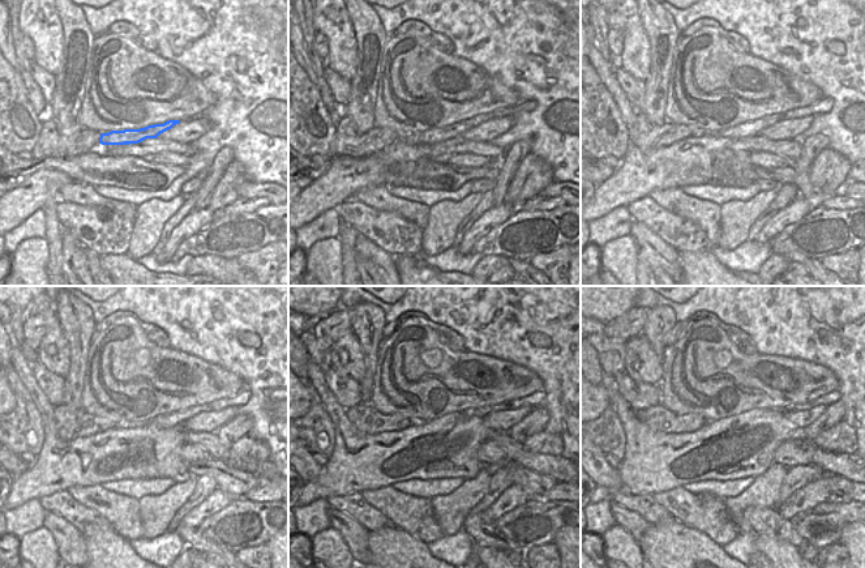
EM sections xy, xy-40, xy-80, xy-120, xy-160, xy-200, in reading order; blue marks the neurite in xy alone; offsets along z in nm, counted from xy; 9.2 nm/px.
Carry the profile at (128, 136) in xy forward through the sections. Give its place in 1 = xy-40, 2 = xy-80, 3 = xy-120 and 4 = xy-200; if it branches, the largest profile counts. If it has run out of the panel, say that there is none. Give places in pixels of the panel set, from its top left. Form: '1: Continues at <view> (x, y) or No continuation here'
1: Continues at xy-40 (428, 137)
2: Continues at xy-80 (754, 127)
3: Continues at xy-120 (170, 419)
4: Continues at xy-200 (831, 397).

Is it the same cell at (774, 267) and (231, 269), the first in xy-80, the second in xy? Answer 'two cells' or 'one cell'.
one cell

